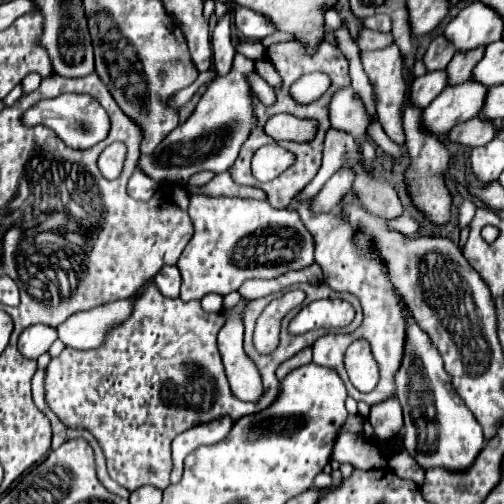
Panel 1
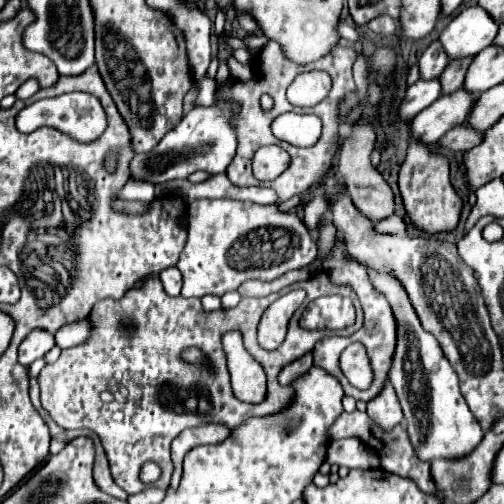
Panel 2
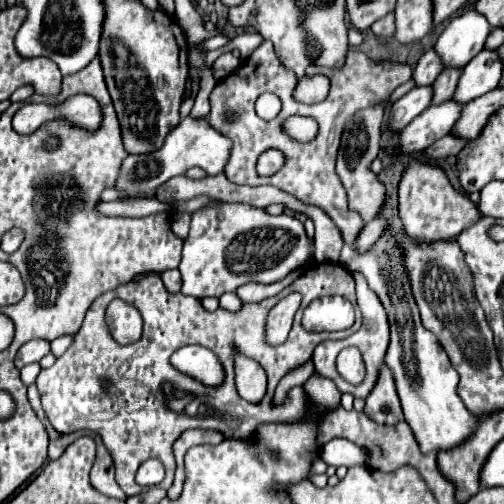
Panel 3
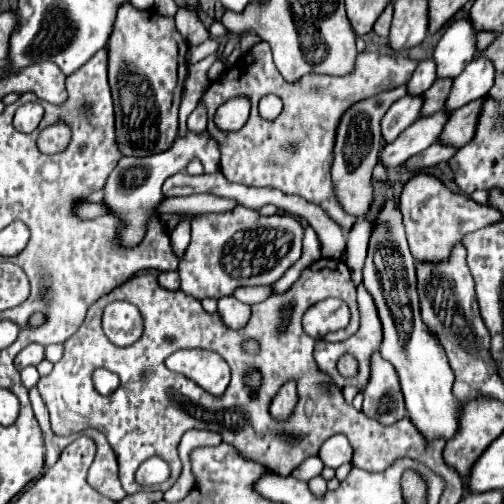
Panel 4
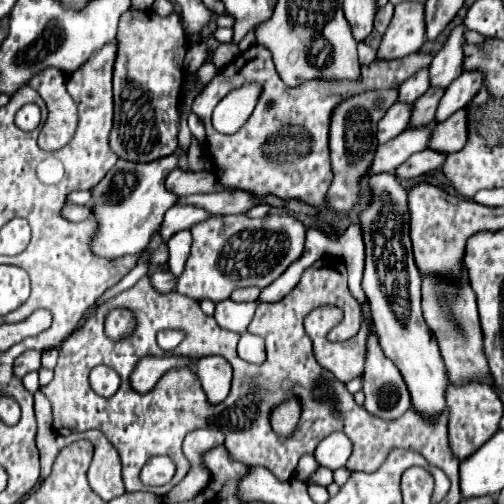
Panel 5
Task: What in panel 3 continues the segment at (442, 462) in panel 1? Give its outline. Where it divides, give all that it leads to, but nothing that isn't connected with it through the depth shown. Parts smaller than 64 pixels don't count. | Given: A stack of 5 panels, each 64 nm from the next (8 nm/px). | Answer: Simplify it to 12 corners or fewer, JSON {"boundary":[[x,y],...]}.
{"boundary":[[398,248],[339,263],[360,270],[388,312],[404,418],[420,452],[458,448],[476,418],[458,372],[420,322]]}

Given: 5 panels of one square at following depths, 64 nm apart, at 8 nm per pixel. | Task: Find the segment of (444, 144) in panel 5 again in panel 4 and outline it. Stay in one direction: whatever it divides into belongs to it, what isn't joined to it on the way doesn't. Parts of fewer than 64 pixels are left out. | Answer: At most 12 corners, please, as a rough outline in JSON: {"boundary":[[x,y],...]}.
{"boundary":[[484,100],[452,112],[440,140],[456,148],[468,144]]}

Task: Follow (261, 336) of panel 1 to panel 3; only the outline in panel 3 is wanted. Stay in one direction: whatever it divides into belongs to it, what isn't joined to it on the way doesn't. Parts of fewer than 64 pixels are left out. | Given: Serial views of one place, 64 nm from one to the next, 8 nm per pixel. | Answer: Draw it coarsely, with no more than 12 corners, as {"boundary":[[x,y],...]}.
{"boundary":[[282,298],[268,312],[266,340],[286,340],[302,298]]}

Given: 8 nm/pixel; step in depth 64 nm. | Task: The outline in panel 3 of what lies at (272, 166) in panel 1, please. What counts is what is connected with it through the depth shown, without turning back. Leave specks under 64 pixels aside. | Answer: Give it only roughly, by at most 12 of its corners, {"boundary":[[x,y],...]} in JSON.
{"boundary":[[280,150],[262,152],[256,162],[260,176],[272,176],[284,166]]}

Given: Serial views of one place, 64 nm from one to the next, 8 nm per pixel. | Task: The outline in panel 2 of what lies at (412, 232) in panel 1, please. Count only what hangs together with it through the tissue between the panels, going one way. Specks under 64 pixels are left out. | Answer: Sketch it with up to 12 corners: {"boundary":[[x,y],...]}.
{"boundary":[[388,216],[376,232],[406,234],[410,222],[402,216]]}

